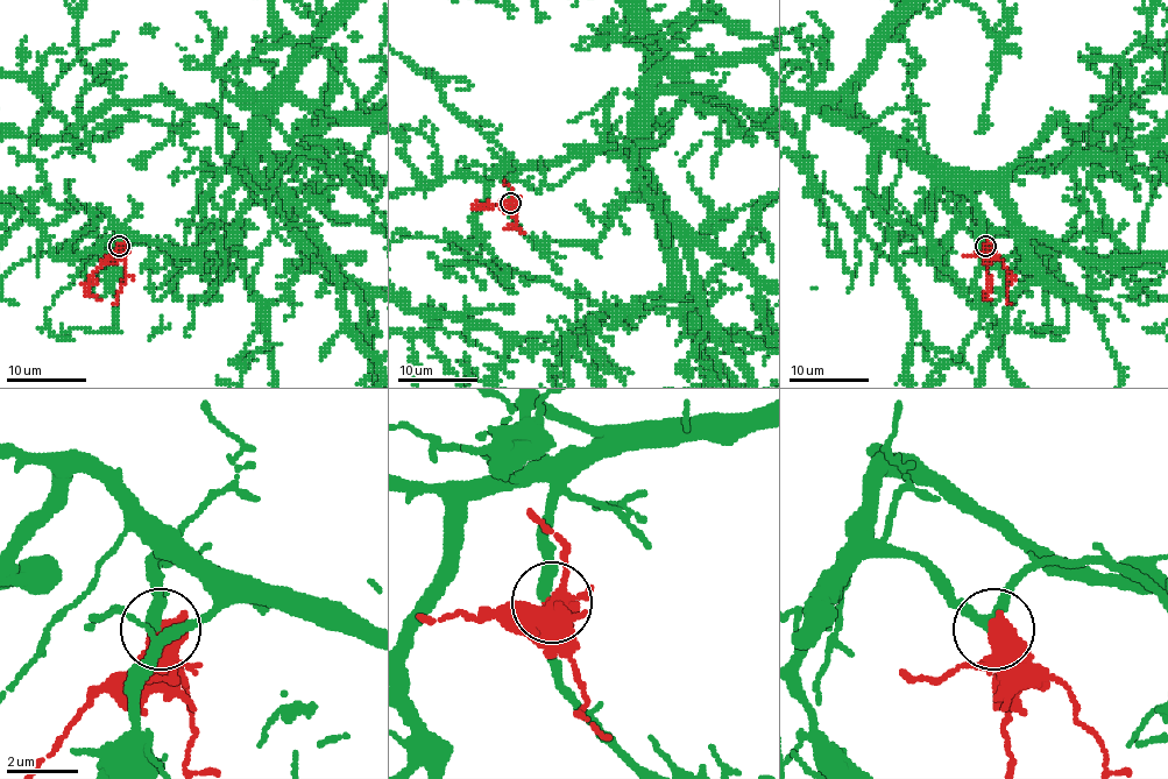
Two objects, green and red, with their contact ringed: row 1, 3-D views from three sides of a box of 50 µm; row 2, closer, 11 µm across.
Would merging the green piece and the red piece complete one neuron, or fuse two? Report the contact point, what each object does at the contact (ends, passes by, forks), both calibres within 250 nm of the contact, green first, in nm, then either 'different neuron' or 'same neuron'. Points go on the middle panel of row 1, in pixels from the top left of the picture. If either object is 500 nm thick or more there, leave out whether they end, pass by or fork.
place (510, 203); green passes by; red forks; calibres 280 and 460 nm; same neuron

